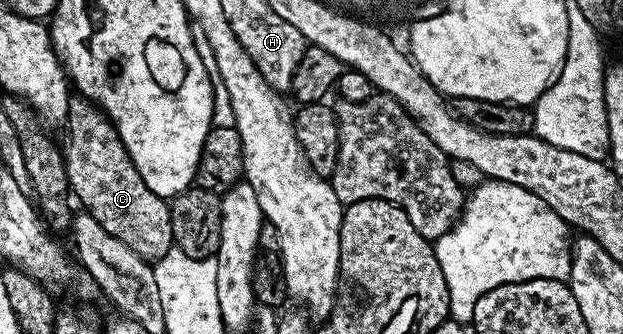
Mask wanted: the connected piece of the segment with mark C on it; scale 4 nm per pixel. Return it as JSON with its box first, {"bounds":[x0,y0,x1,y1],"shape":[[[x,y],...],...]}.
{"bounds":[64,97,174,263],"shape":[[[75,97],[70,103],[70,117],[65,127],[64,157],[73,197],[83,211],[96,219],[104,231],[122,240],[148,263],[163,258],[174,246],[170,202],[156,196],[132,164],[124,140],[120,140],[113,122],[89,98]]]}

